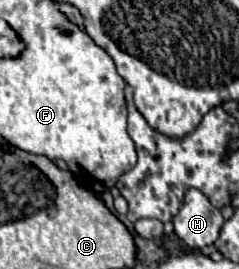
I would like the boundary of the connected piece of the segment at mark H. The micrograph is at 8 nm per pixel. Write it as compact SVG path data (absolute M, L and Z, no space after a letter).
M189 189L185 193L185 205L173 219L175 235L189 247L189 249L203 249L213 245L219 237L223 227L223 217L217 207L201 195L197 189Z

